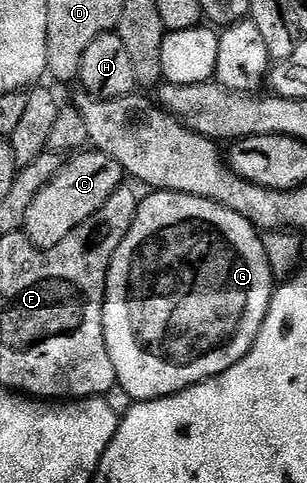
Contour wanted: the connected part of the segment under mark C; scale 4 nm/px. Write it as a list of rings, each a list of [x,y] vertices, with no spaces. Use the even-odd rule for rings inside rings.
[[[85,149],[73,154],[61,166],[60,172],[43,183],[26,209],[26,221],[22,228],[33,247],[48,251],[61,243],[78,225],[92,219],[106,205],[106,201],[122,186],[126,172],[114,157],[95,149]]]

